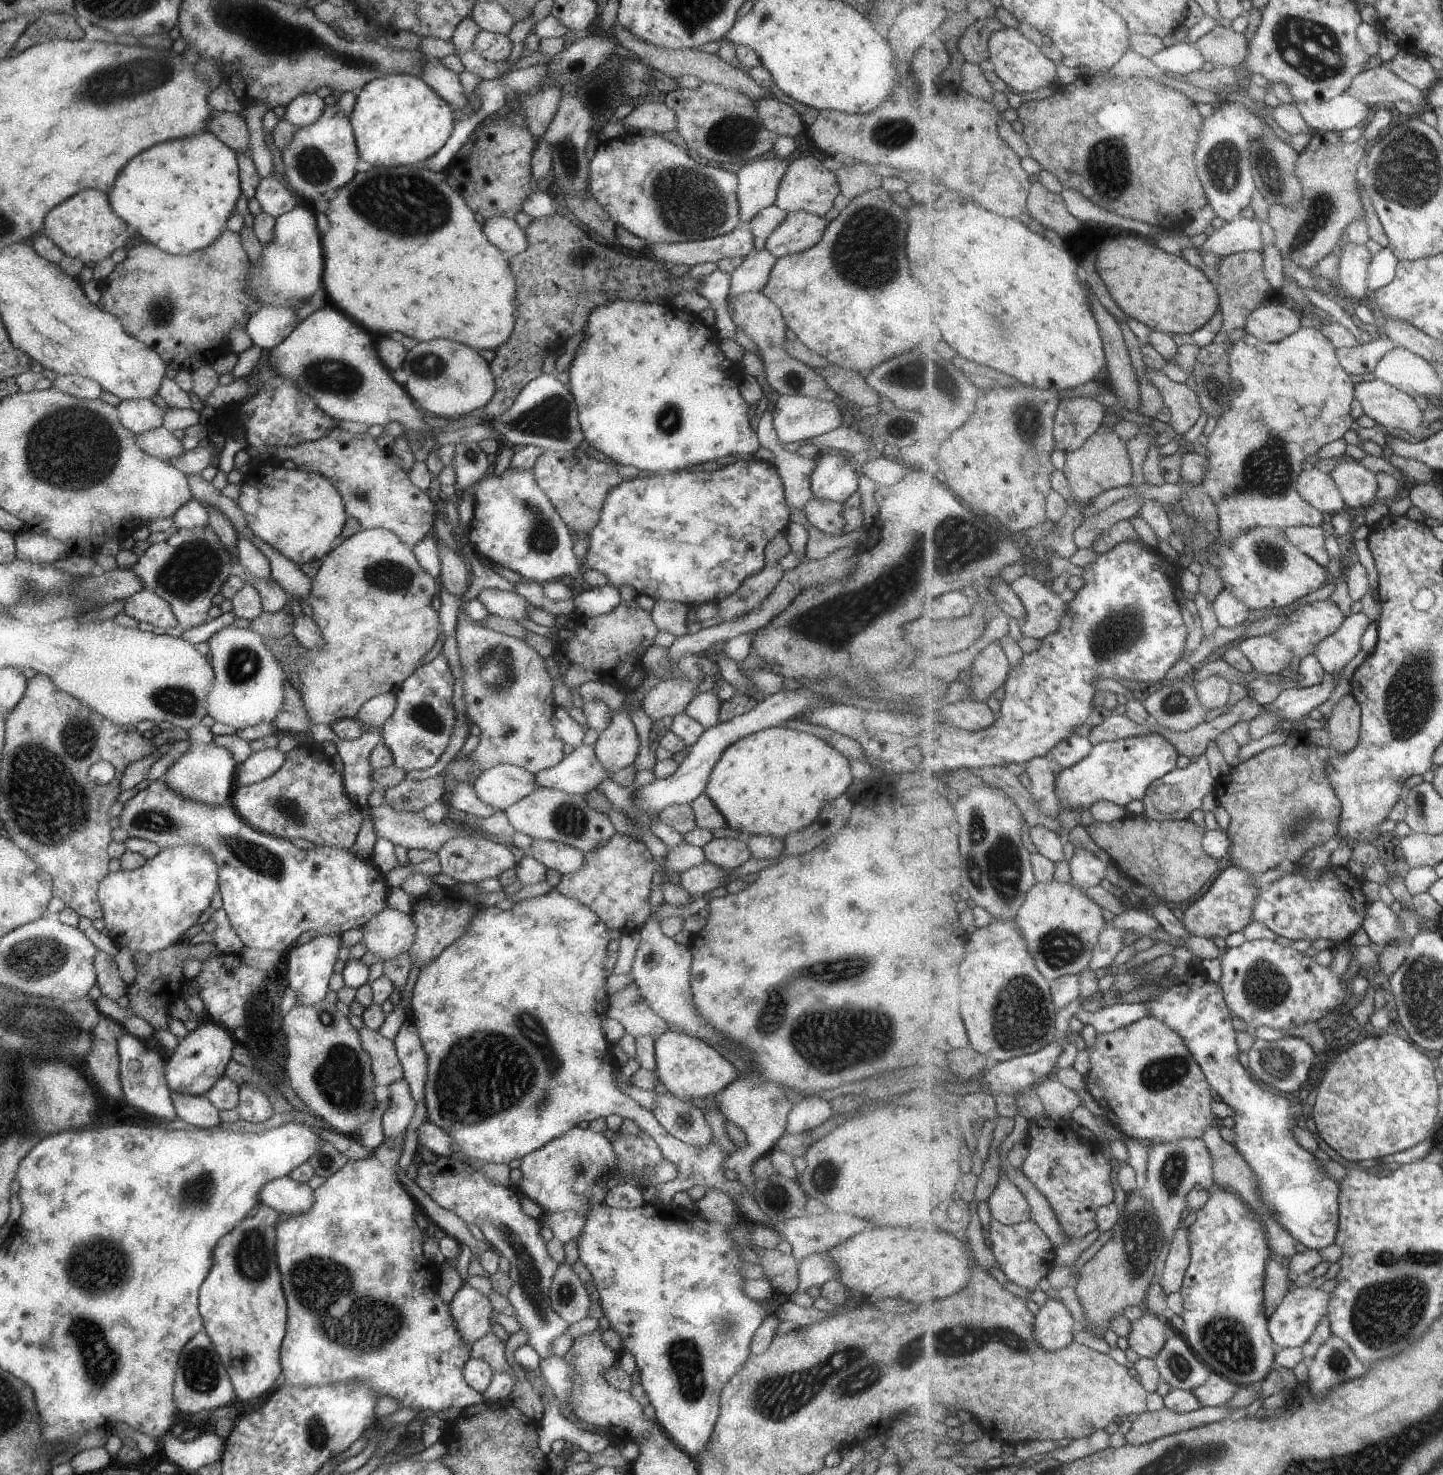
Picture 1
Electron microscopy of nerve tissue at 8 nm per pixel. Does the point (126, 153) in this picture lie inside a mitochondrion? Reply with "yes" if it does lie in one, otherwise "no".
no

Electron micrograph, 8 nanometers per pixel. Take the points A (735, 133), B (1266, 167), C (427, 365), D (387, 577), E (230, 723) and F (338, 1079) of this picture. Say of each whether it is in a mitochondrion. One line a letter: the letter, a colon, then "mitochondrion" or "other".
A: mitochondrion
B: mitochondrion
C: mitochondrion
D: mitochondrion
E: other
F: mitochondrion

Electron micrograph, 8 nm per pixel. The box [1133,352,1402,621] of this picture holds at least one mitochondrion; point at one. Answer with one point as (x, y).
(1267, 472)

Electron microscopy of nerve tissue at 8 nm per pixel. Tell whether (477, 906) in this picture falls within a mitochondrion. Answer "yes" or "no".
no

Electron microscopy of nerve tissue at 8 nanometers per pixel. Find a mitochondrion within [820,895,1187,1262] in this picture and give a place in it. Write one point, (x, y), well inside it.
(1021, 1017)

